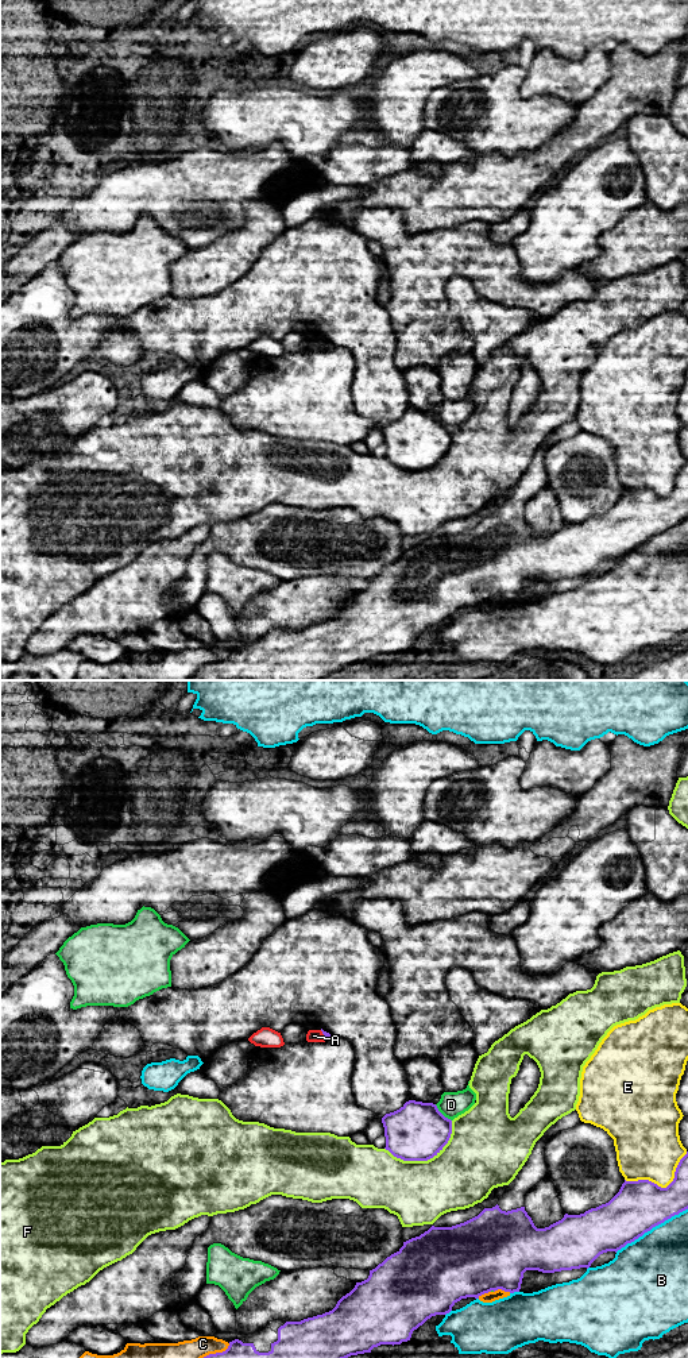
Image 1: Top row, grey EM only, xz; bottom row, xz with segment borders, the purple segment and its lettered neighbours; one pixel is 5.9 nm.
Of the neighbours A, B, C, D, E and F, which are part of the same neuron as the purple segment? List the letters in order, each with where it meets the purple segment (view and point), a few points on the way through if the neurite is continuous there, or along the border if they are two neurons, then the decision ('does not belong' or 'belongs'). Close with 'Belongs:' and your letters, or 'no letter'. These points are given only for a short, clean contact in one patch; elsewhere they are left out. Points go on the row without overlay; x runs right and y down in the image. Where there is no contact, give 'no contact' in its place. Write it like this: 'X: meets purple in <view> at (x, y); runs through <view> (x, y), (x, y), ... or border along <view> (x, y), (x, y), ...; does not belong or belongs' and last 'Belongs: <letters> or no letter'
A: meets purple in xz at (324, 343); border along xz (320, 339), (327, 348); does not belong
B: meets purple in xz at (650, 537); does not belong
C: meets purple in xz at (502, 598); does not belong
D: meets purple in xz at (441, 423); does not belong
E: meets purple in xz at (663, 497); does not belong
F: meets purple in xz at (426, 469); does not belong
Belongs: no letter

